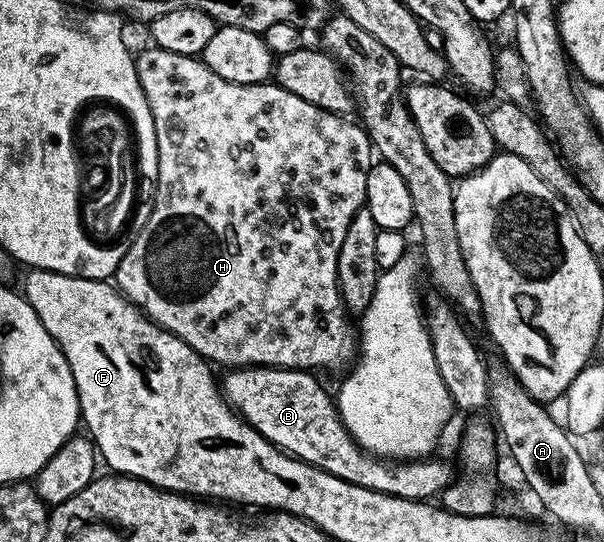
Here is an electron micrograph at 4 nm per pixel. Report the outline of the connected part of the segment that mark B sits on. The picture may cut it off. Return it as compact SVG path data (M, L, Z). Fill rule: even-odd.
M245 366L228 369L224 374L227 374L221 378L224 398L265 440L310 466L349 480L349 484L398 498L431 500L442 495L456 477L457 470L436 456L422 460L384 460L368 456L339 419L336 399L327 395L314 373L273 366Z

